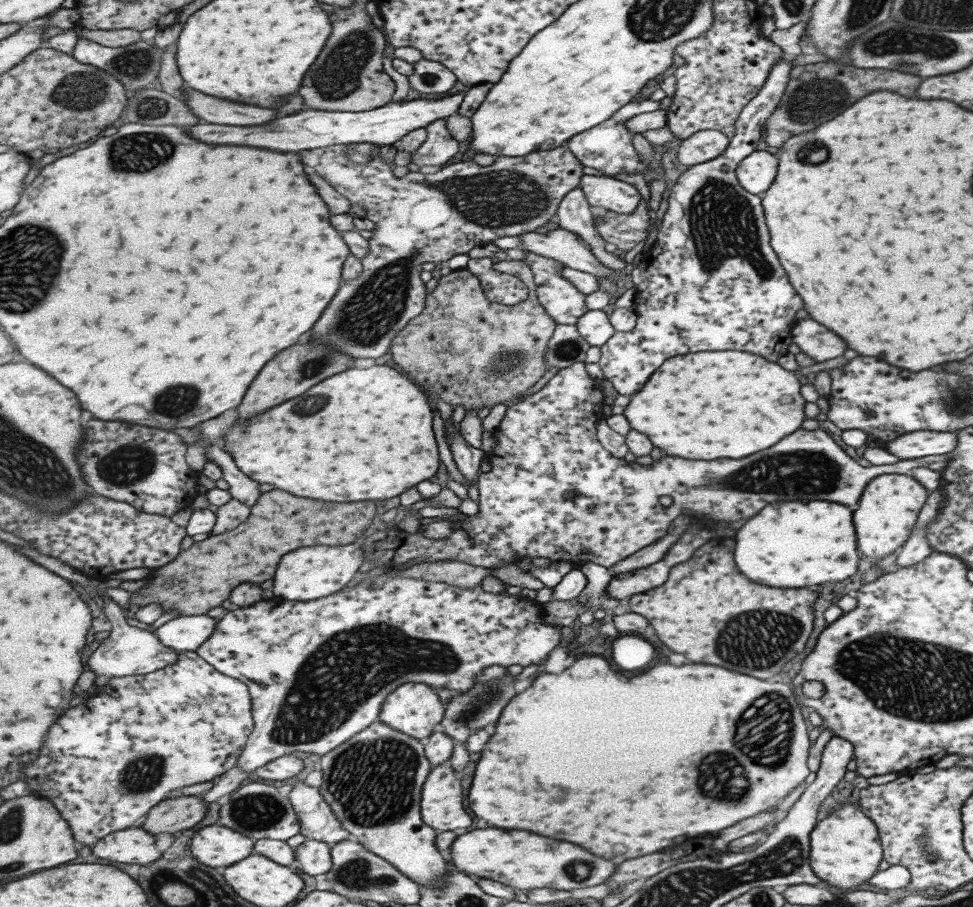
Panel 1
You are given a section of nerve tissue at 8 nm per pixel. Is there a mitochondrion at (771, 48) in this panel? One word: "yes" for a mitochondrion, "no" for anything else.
no

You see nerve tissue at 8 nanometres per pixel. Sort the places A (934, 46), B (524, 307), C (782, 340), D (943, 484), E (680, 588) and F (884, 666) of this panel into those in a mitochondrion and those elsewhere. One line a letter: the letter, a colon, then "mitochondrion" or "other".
A: mitochondrion
B: other
C: other
D: other
E: other
F: mitochondrion

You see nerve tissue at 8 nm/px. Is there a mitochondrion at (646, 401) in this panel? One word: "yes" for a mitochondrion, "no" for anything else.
no

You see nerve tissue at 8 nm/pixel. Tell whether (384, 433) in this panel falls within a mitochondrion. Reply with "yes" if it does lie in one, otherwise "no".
no

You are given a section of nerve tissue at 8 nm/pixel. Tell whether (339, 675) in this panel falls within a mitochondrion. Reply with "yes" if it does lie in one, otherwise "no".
yes

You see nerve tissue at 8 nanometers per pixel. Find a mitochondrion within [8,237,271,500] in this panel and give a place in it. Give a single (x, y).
(126, 465)

